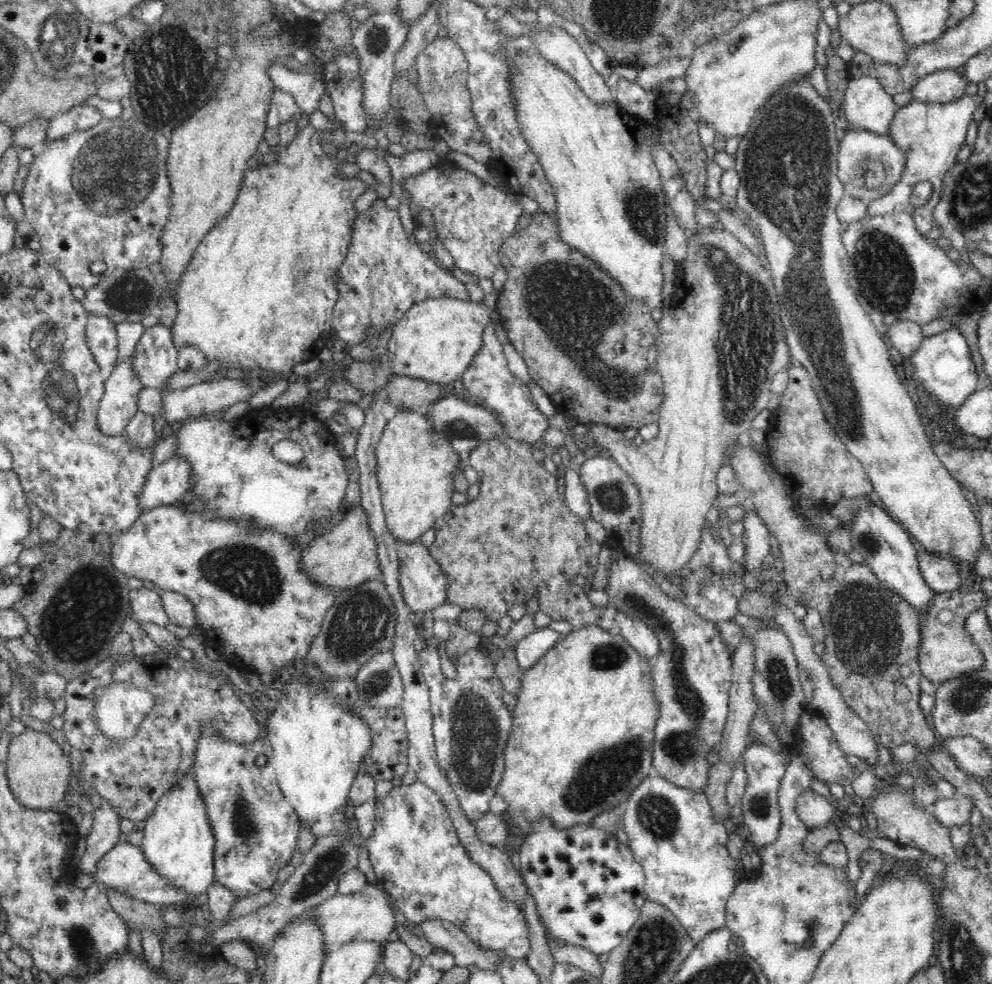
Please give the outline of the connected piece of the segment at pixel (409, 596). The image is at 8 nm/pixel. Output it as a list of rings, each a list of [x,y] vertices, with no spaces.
[[[419,541],[414,543],[401,543],[397,545],[399,559],[399,583],[403,592],[403,599],[408,608],[417,614],[429,613],[434,608],[446,602],[446,586],[448,577],[443,569],[432,557],[430,549]]]

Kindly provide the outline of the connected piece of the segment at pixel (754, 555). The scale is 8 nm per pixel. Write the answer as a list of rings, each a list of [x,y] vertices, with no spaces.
[[[755,509],[746,512],[742,521],[745,532],[741,540],[745,544],[746,553],[744,560],[747,571],[755,572],[763,570],[770,563],[770,539],[772,538],[769,529],[764,525],[762,518]]]

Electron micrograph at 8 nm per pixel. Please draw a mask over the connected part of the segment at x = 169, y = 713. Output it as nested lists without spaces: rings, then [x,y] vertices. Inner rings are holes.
[[[156,623],[140,625],[141,629],[144,629],[148,637],[157,645],[154,654],[141,657],[131,654],[130,660],[123,661],[121,665],[117,665],[117,662],[108,658],[104,662],[99,662],[98,666],[94,666],[92,670],[86,671],[86,674],[73,678],[66,685],[64,692],[66,708],[62,714],[64,726],[61,729],[66,736],[66,748],[73,746],[82,752],[83,764],[78,777],[78,785],[82,785],[82,790],[90,795],[100,794],[108,801],[108,805],[118,813],[118,816],[129,818],[138,826],[154,812],[160,798],[192,772],[191,768],[195,763],[202,725],[212,725],[214,731],[218,731],[222,737],[241,745],[256,742],[258,734],[260,734],[260,724],[253,717],[253,712],[248,709],[248,706],[228,683],[198,669],[191,660],[183,661],[176,655],[180,642],[164,626],[159,626]],[[111,680],[116,682],[132,681],[136,686],[148,689],[156,699],[156,706],[152,708],[150,714],[146,714],[142,718],[142,724],[138,726],[138,732],[134,734],[134,738],[130,738],[124,743],[119,740],[110,740],[108,743],[93,715],[93,692],[98,687],[108,685]]]

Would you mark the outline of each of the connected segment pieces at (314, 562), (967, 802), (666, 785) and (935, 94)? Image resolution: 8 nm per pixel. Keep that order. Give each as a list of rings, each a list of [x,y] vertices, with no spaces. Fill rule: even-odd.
[[[362,506],[347,511],[347,515],[330,532],[312,540],[301,555],[303,572],[324,587],[340,592],[373,581],[381,575],[378,545],[369,524],[369,519]]]
[[[957,795],[952,798],[939,798],[932,804],[932,814],[938,823],[952,828],[968,824],[974,810],[974,801],[968,795]]]
[[[651,773],[630,793],[623,805],[621,822],[634,858],[642,865],[647,900],[658,902],[672,911],[686,928],[693,943],[698,944],[710,932],[726,927],[726,900],[738,883],[740,863],[730,855],[726,847],[731,827],[727,822],[714,817],[706,795],[676,786]]]
[[[956,69],[937,70],[922,78],[912,89],[913,100],[947,103],[966,95],[970,80]]]

